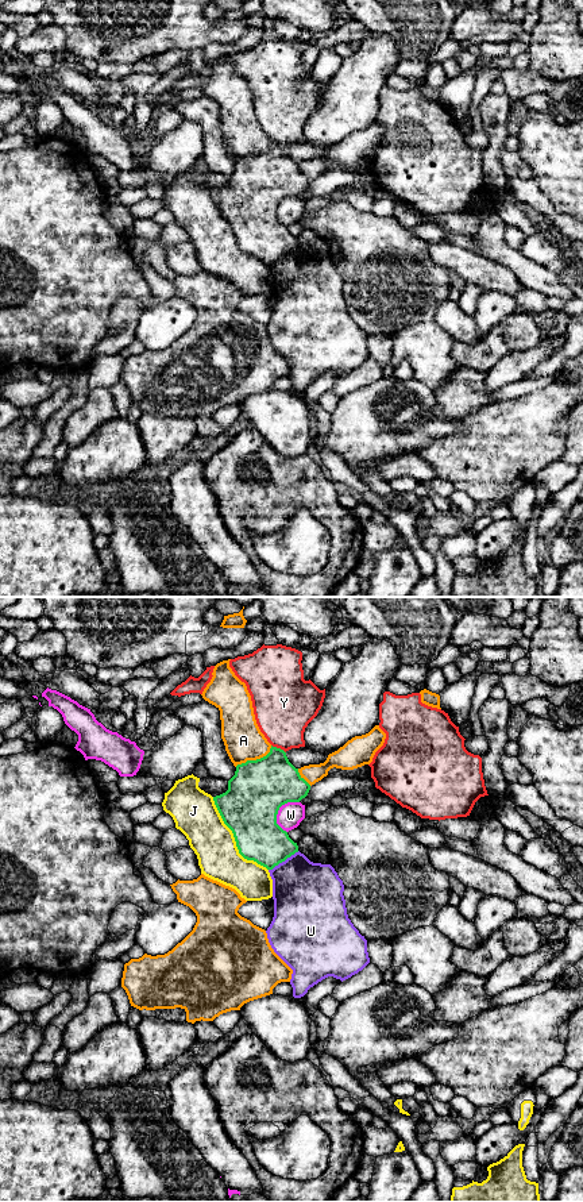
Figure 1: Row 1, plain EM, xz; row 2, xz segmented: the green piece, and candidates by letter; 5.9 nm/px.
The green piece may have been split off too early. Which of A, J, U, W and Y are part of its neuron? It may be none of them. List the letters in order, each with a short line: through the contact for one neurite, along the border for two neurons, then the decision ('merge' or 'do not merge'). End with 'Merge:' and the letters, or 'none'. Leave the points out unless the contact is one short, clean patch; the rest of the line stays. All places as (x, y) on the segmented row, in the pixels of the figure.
A: do not merge
J: do not merge
U: line xz (298, 851), (269, 870); do not merge
W: do not merge
Y: do not merge
Merge: none

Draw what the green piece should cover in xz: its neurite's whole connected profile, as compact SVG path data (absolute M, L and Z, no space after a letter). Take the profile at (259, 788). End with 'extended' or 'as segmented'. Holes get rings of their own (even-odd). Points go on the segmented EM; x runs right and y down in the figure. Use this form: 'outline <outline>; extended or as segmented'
outline M271 746L266 756L238 764L235 775L228 781L228 790L213 797L213 801L224 824L233 833L239 854L273 870L298 852L297 843L277 824L278 810L287 802L300 802L309 790L310 785L289 762L286 752Z; as segmented

